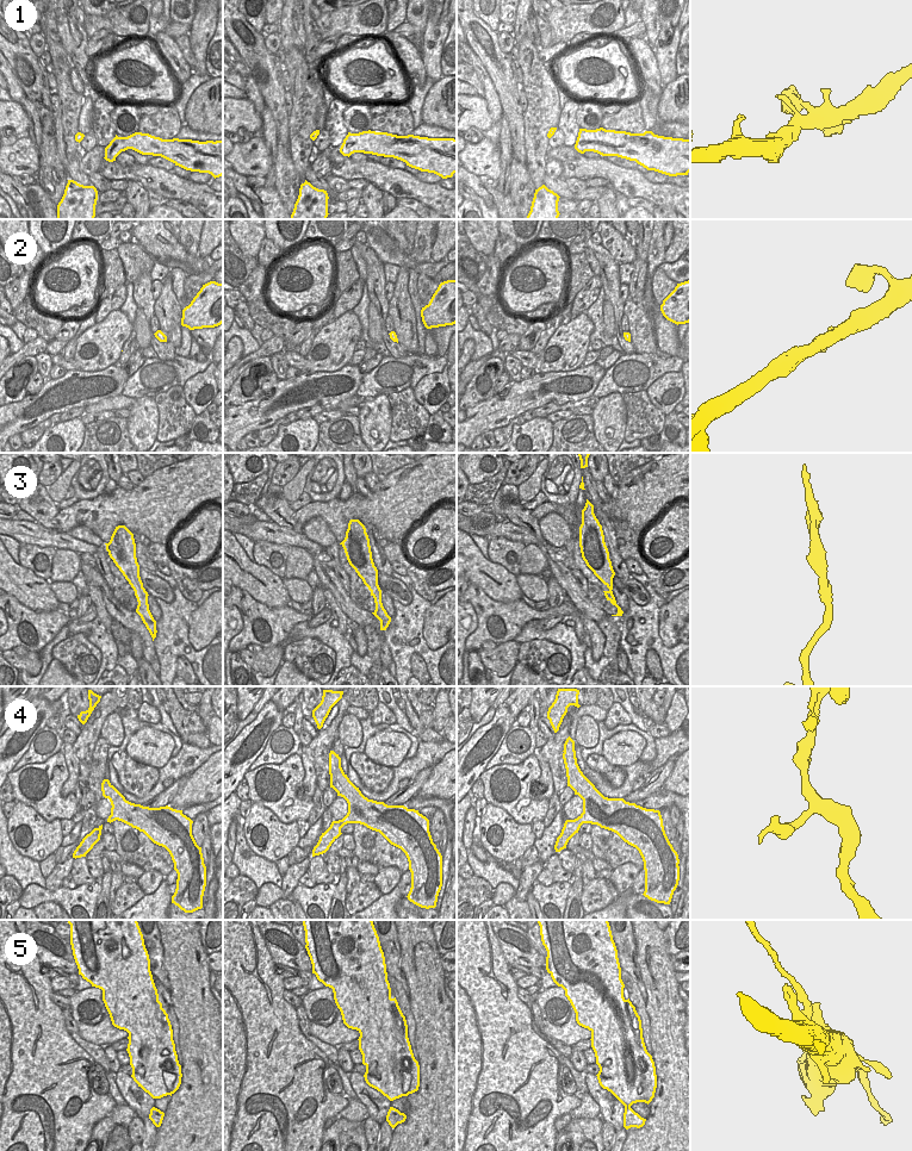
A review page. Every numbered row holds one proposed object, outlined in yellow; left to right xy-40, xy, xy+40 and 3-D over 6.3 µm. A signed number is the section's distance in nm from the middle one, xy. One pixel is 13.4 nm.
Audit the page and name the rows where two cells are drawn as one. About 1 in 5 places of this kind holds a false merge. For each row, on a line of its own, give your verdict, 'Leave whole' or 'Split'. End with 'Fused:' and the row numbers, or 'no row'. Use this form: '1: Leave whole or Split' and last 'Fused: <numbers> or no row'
1: Leave whole
2: Leave whole
3: Leave whole
4: Leave whole
5: Split
Fused: 5.

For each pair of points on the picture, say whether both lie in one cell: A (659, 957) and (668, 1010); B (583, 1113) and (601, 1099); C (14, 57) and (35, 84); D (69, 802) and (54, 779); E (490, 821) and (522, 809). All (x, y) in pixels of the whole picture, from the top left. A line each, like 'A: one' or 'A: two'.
A: one
B: two
C: one
D: one
E: two

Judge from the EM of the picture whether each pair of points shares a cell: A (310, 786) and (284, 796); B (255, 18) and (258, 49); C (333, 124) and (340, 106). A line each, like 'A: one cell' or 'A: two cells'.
A: two cells
B: two cells
C: one cell

